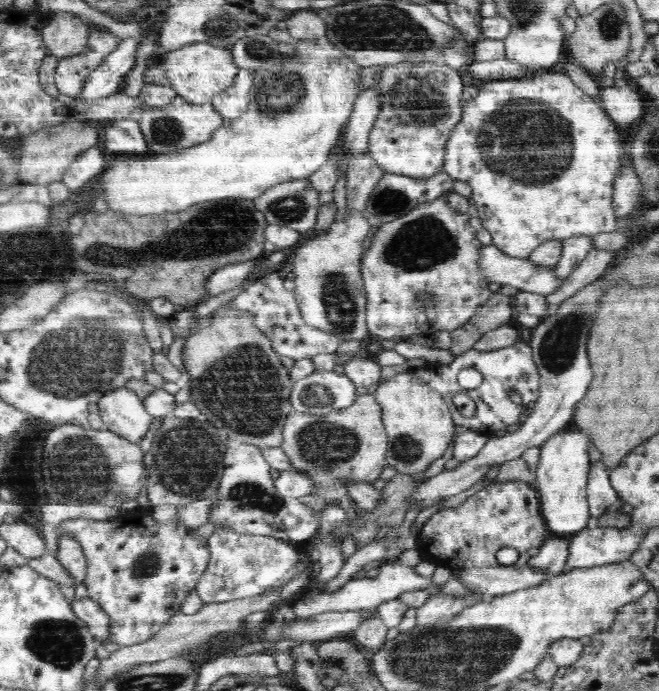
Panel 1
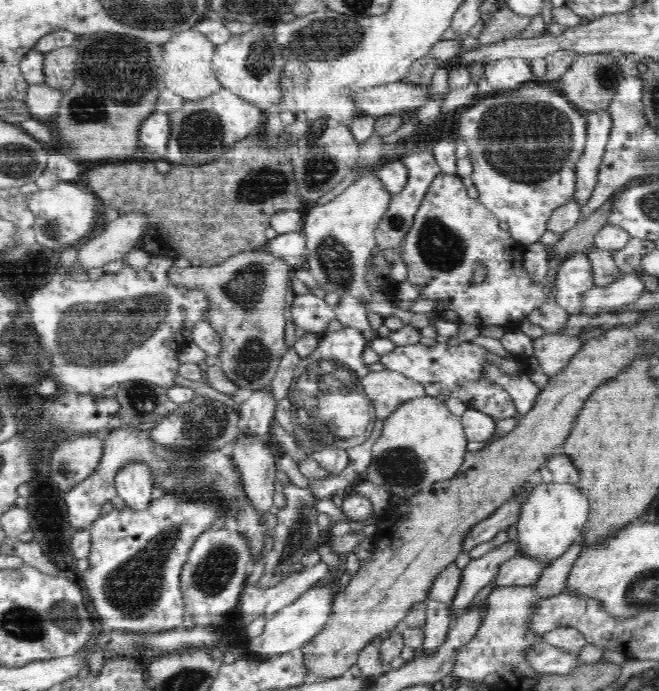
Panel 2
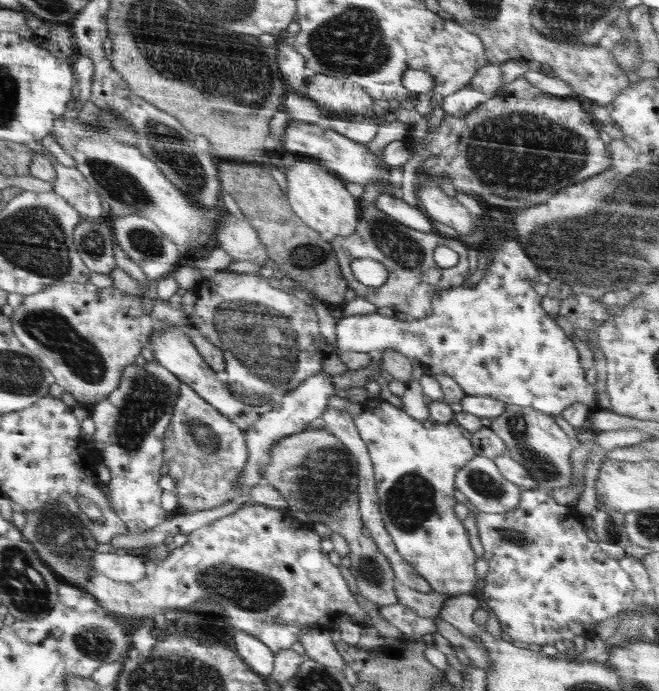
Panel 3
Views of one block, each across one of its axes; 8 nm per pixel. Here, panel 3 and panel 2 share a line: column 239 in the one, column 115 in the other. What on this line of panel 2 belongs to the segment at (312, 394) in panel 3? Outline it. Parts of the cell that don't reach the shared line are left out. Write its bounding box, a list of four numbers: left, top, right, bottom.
[115,462,153,511]

